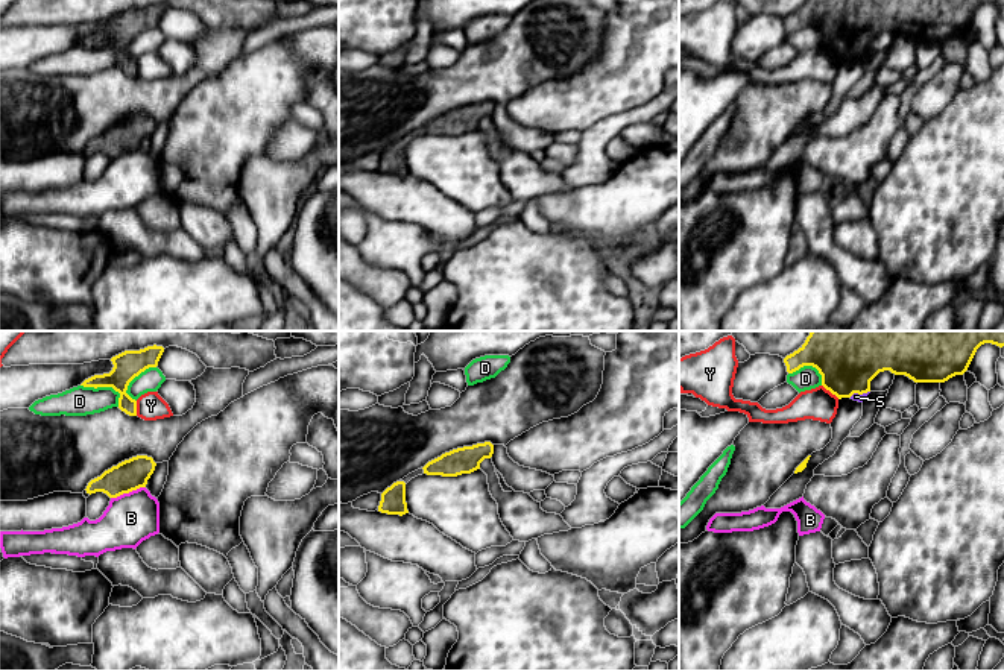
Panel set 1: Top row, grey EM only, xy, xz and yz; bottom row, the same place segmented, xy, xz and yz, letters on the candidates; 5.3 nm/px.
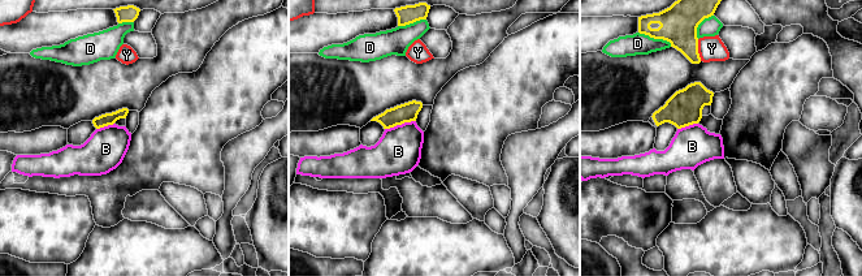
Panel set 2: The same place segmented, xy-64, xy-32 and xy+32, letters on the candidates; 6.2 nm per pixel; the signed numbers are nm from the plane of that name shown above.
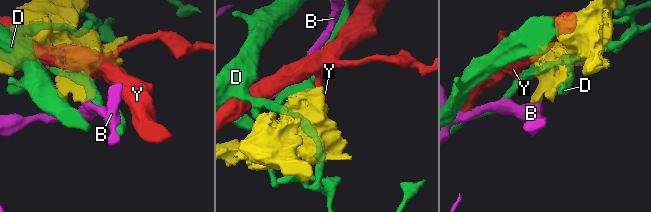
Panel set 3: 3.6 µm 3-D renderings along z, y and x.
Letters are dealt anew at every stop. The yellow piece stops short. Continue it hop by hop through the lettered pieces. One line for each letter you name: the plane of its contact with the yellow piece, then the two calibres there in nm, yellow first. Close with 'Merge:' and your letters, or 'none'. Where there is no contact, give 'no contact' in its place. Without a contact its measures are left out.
S: meets yellow in yz; 280 nm thick on the yellow side, 50 nm on the other
Merge: S

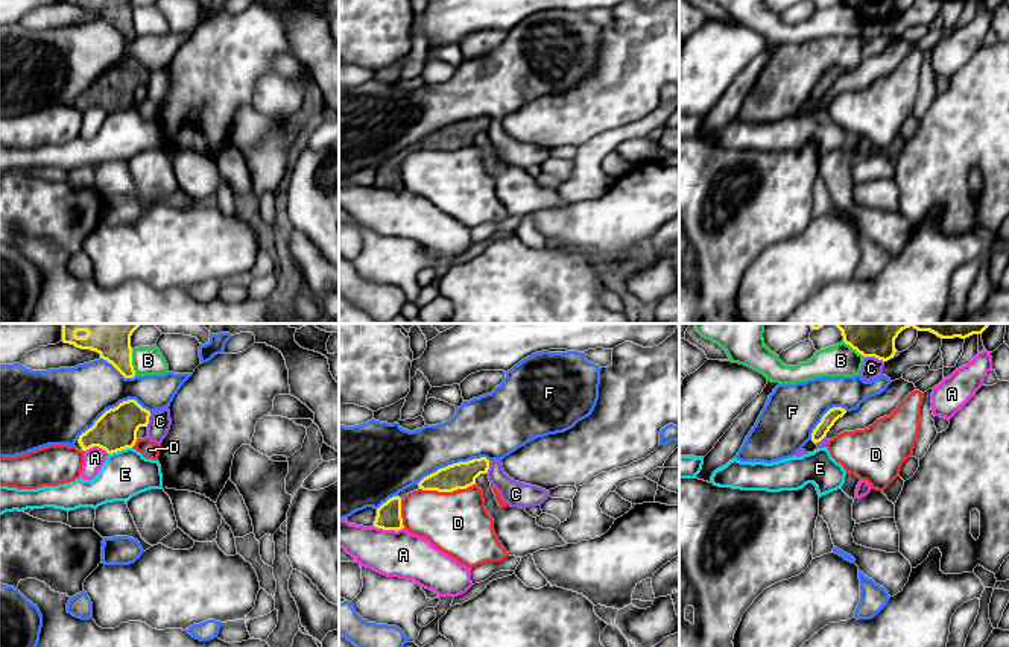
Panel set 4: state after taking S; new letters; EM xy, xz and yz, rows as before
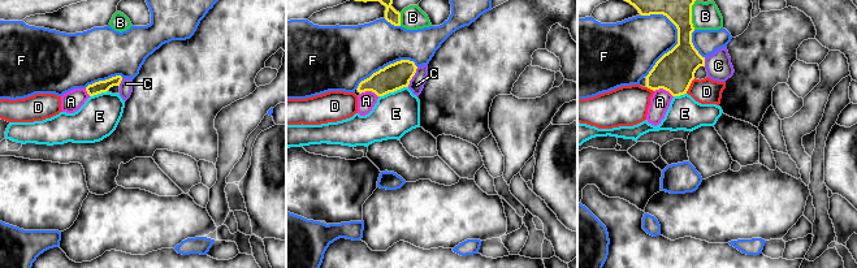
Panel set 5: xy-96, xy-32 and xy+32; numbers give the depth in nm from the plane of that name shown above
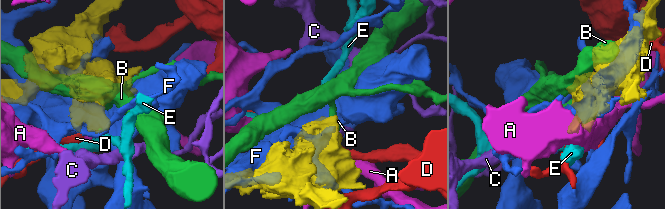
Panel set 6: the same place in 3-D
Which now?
Merge: none

